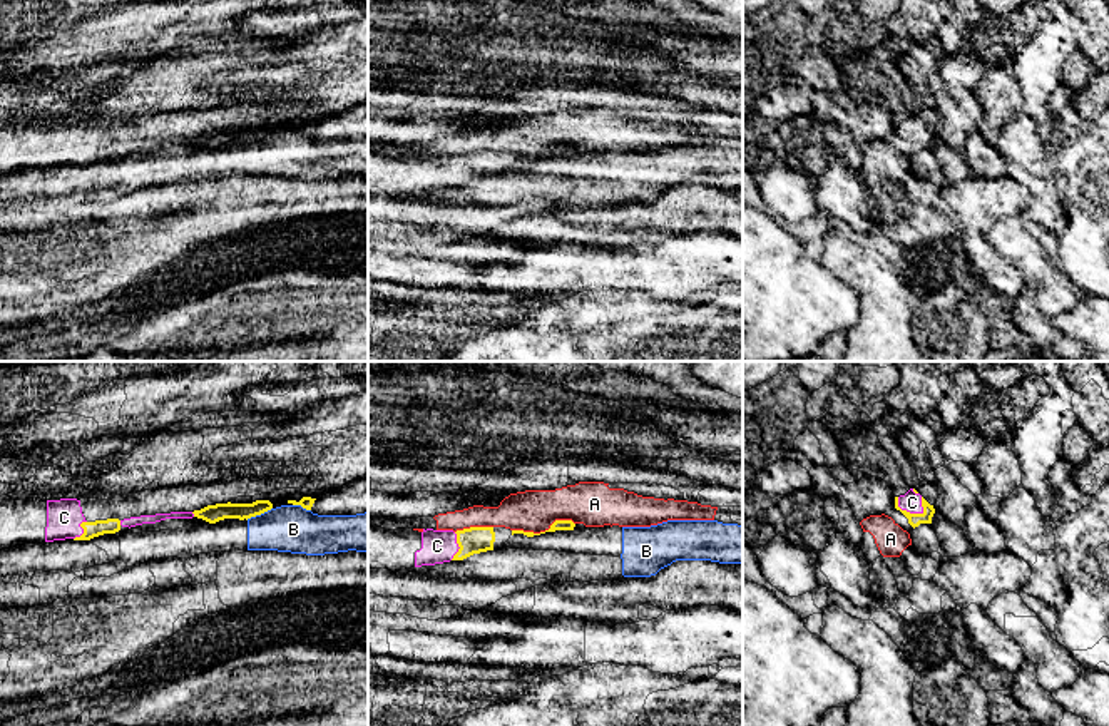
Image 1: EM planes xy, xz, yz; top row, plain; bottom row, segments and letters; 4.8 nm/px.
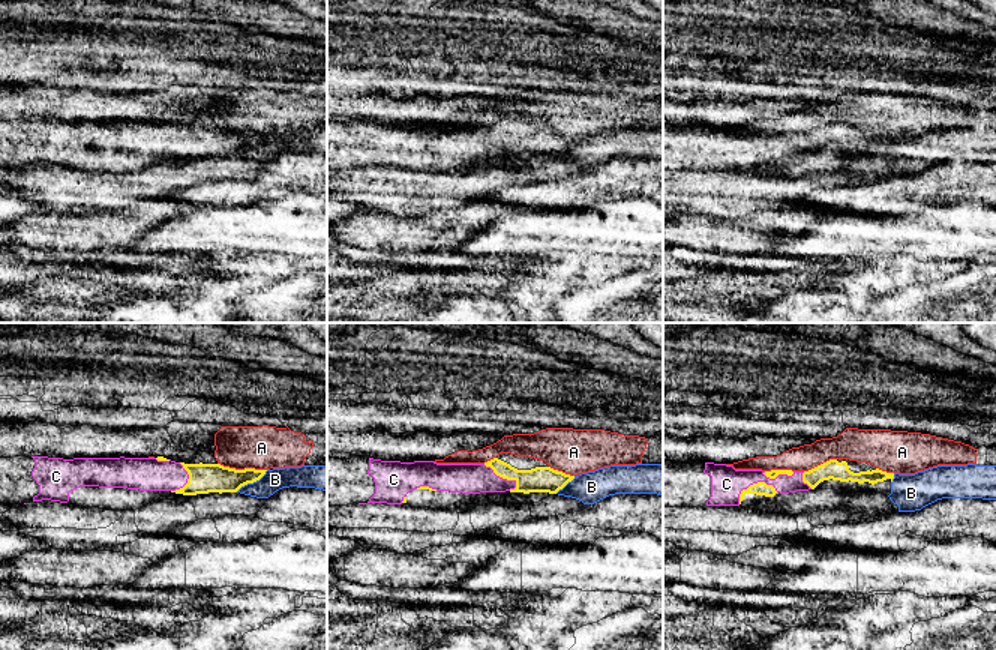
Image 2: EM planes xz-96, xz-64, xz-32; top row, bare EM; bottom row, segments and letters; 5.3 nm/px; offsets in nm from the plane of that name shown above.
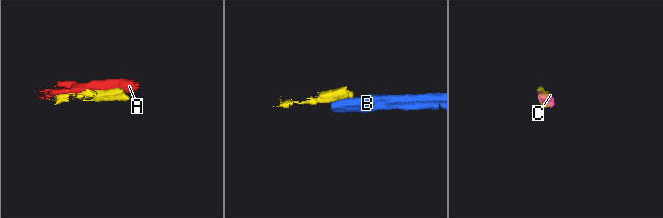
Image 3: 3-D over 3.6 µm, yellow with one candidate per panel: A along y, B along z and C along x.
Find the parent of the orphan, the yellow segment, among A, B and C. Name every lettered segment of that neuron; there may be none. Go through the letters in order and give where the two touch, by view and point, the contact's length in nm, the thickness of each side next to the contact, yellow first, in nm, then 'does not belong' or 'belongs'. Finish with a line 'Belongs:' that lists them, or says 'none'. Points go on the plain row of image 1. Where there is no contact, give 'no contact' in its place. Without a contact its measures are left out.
A: xz (542, 158) | 300 nm | 50/200 nm | does not belong
B: xy (258, 139) | 140 nm | 90/220 nm | does not belong
C: yz (905, 136) | 150 nm | 60/100 nm | belongs
Belongs: C

